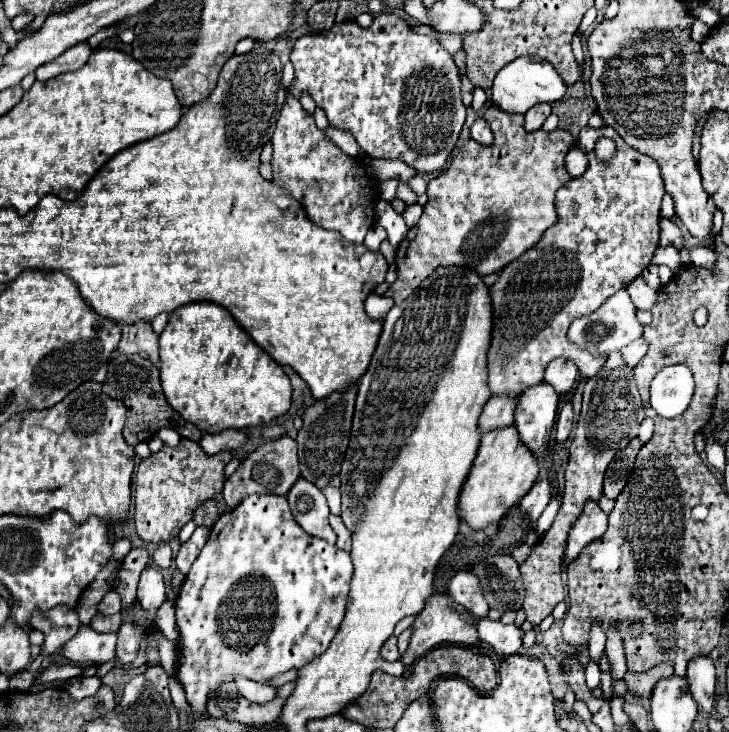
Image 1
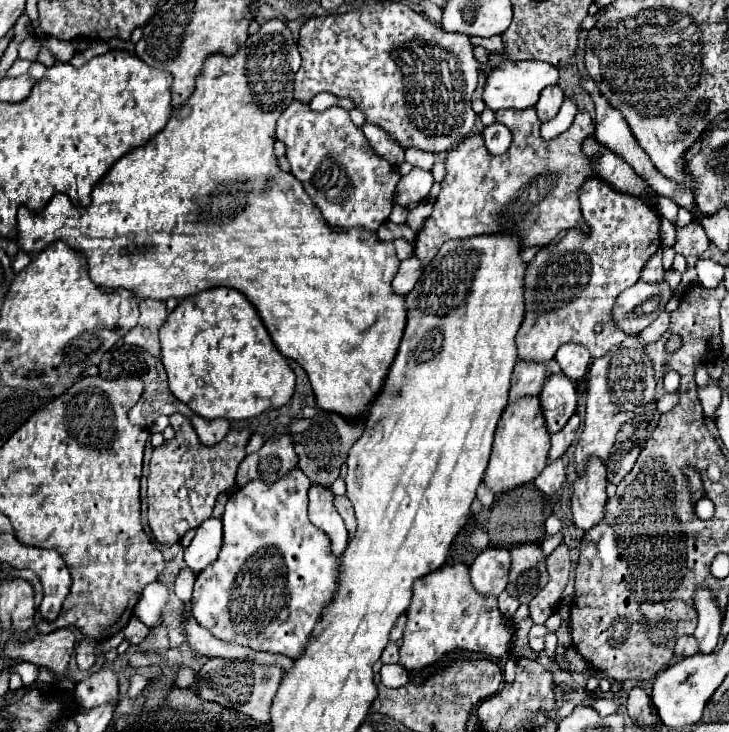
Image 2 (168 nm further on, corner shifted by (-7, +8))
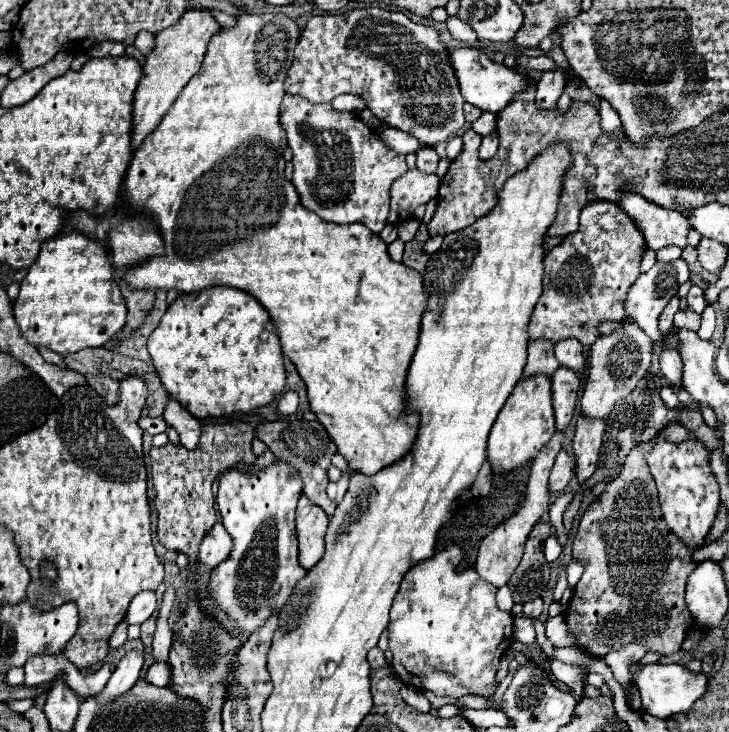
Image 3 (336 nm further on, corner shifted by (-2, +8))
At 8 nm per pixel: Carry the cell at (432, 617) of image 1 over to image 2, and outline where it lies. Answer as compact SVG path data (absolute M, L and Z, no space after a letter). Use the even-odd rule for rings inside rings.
M446 564L438 572L414 584L414 602L408 608L408 622L400 646L400 666L422 670L452 650L482 652L502 658L512 640L510 622L500 614L496 598L484 598L472 590L466 564Z

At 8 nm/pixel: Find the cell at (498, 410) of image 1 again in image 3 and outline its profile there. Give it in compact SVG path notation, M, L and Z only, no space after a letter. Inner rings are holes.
M531 340L529 358L527 358L523 374L525 376L533 376L533 374L551 376L561 366L553 354L553 348L555 348L555 344L549 340Z

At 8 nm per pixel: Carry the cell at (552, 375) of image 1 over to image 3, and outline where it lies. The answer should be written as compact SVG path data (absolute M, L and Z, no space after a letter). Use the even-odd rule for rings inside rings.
M569 338L569 340L561 340L559 344L555 344L555 356L561 362L561 366L571 368L575 372L583 370L585 366L585 358L583 358L583 346L577 338Z

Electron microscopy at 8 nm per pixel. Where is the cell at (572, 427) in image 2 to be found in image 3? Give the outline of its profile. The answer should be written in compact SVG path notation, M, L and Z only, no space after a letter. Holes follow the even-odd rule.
M555 432L553 438L541 448L541 452L537 454L537 458L533 460L533 466L531 466L531 474L529 474L529 482L527 482L527 490L525 490L525 500L521 504L521 508L509 516L505 522L501 522L493 532L489 532L483 540L481 540L481 546L479 546L479 554L477 554L477 560L475 560L475 570L477 574L495 584L497 588L507 584L511 574L515 572L521 556L523 556L523 546L525 546L525 540L529 536L529 532L533 530L533 526L539 522L539 518L543 516L543 512L549 508L549 502L551 502L551 494L549 494L549 472L551 472L551 466L553 466L553 460L557 456L557 452L563 448L563 432Z

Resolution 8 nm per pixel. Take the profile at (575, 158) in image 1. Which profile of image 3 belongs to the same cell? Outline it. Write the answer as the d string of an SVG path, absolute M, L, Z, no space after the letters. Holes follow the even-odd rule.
M625 194L621 198L621 208L641 230L647 248L659 250L665 246L687 246L687 236L693 226L689 220L685 220L683 214L657 208L651 202L645 202L643 196L635 194Z

